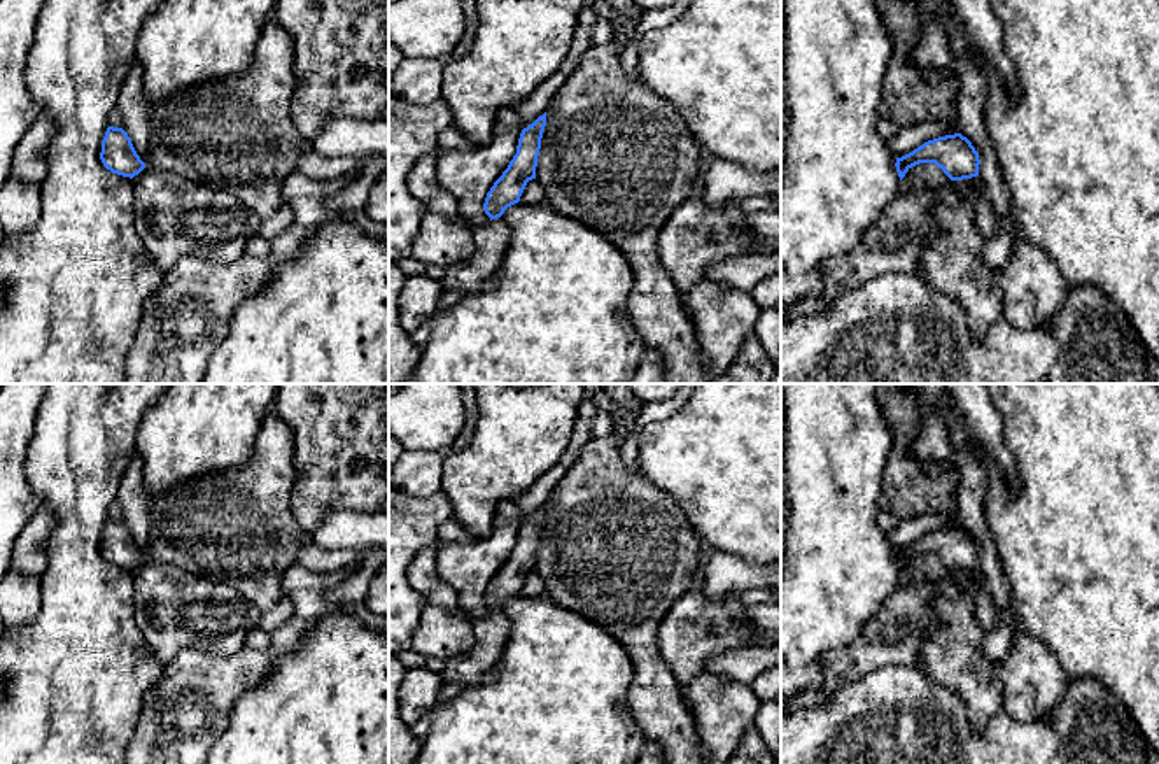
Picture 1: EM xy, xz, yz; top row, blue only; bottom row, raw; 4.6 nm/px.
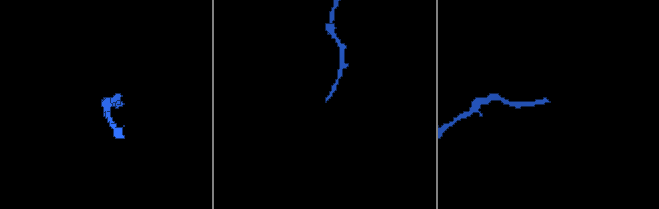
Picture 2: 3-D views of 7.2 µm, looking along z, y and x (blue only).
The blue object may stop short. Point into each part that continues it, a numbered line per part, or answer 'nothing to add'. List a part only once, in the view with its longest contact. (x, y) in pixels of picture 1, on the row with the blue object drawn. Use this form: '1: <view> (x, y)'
1: xz (468, 277)

